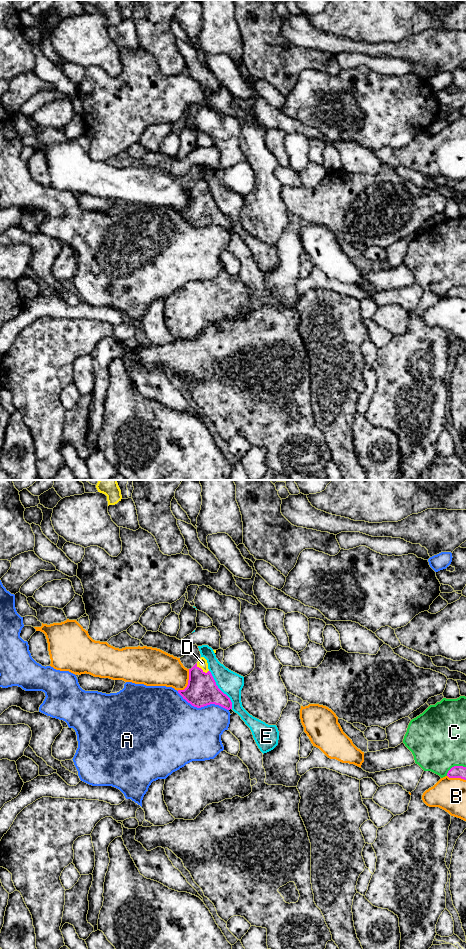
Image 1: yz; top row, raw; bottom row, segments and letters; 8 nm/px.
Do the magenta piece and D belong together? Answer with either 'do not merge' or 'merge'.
merge

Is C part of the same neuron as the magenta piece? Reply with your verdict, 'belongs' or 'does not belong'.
does not belong

